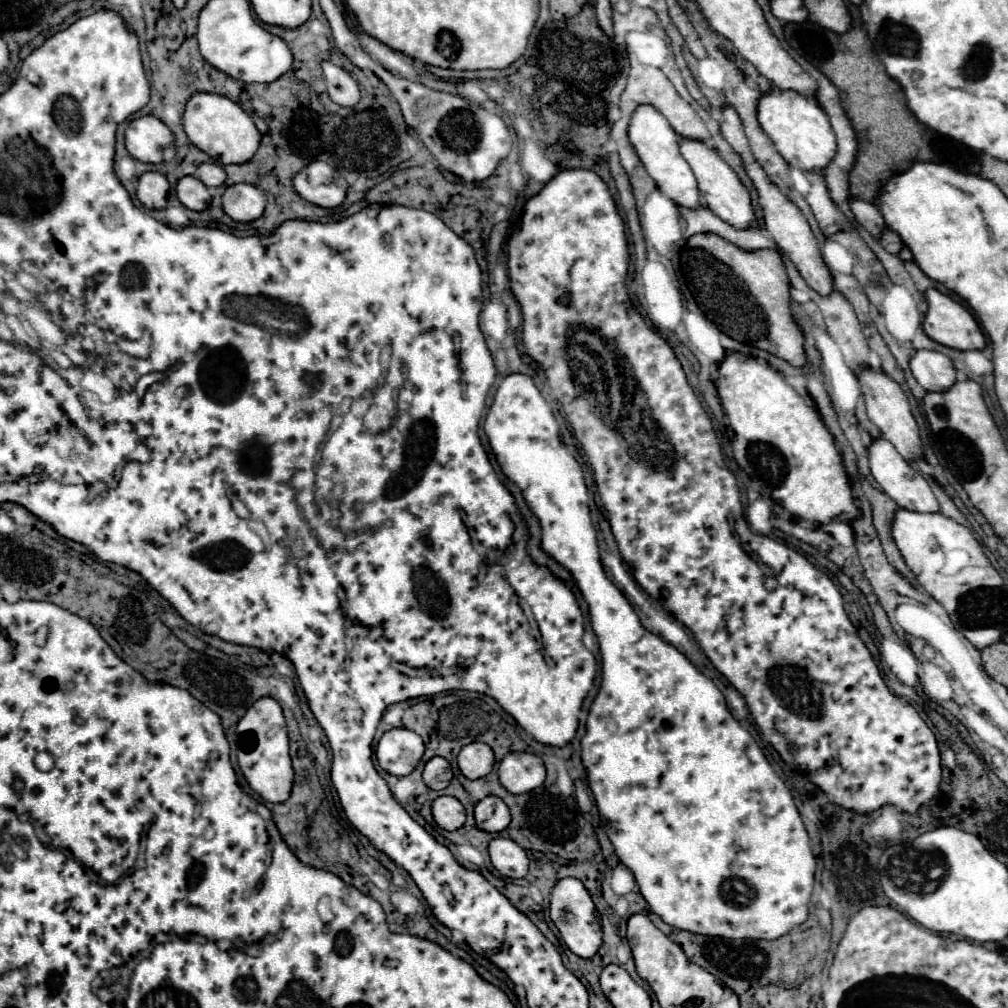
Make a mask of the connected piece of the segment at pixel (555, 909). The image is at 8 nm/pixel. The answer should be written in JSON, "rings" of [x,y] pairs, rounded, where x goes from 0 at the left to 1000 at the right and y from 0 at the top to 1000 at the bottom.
{"rings":[[[559,871],[551,877],[547,885],[547,913],[555,921],[557,931],[561,933],[566,944],[570,944],[576,950],[588,950],[592,946],[598,935],[596,933],[598,923],[596,923],[596,913],[592,909],[592,925],[590,925],[590,897],[578,875],[574,875],[572,871]]]}

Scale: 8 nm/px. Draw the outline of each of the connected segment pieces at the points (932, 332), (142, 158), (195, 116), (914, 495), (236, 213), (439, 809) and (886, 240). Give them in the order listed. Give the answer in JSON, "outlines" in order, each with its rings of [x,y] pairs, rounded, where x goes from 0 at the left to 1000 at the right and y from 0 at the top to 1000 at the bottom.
{"outlines":[[[[928,286],[918,290],[922,308],[918,312],[918,331],[928,339],[949,347],[975,347],[977,333],[965,312],[949,298]]],[[[154,115],[134,117],[124,131],[126,149],[138,161],[162,161],[162,147],[166,147],[172,141],[174,135],[168,129],[168,125]]],[[[205,91],[191,93],[184,105],[182,127],[188,139],[197,149],[201,149],[221,165],[247,161],[253,155],[253,149],[257,147],[259,141],[259,131],[253,127],[247,113],[243,113],[239,105],[217,93],[205,93]]],[[[878,435],[866,437],[866,440],[862,442],[862,460],[864,460],[864,470],[872,478],[876,488],[884,492],[894,504],[908,508],[932,508],[932,498],[926,492],[926,486],[920,480],[920,476],[914,470],[910,470],[902,458],[896,456],[896,452],[888,446],[884,438],[880,438]]],[[[231,183],[221,192],[221,208],[233,220],[251,220],[263,208],[263,192],[249,183]]],[[[436,790],[430,796],[430,812],[441,823],[455,823],[461,817],[461,802],[449,790]]],[[[878,228],[872,240],[874,240],[874,242],[876,242],[876,246],[878,246],[878,248],[882,248],[884,252],[892,252],[892,250],[894,250],[894,246],[896,246],[896,238],[894,238],[894,236],[892,236],[892,232],[890,232],[890,230],[886,230],[886,228]]]]}

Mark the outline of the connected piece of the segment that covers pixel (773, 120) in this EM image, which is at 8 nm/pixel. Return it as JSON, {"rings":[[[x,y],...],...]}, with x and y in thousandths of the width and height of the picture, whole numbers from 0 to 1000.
{"rings":[[[765,89],[753,99],[753,123],[763,133],[773,153],[791,169],[814,171],[816,165],[828,157],[828,131],[809,97],[787,89]]]}

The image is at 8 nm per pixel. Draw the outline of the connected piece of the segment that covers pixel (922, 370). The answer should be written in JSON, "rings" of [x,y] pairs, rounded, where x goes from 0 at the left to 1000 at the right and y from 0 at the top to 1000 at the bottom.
{"rings":[[[910,347],[904,355],[904,369],[920,389],[936,389],[949,379],[945,359],[926,347]]]}

